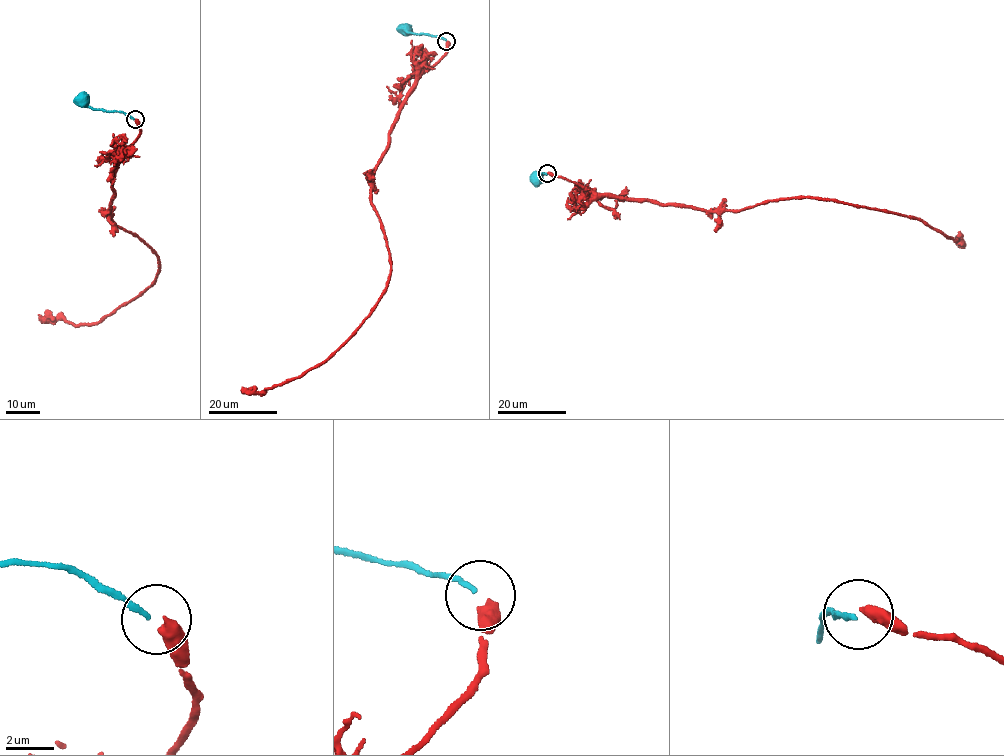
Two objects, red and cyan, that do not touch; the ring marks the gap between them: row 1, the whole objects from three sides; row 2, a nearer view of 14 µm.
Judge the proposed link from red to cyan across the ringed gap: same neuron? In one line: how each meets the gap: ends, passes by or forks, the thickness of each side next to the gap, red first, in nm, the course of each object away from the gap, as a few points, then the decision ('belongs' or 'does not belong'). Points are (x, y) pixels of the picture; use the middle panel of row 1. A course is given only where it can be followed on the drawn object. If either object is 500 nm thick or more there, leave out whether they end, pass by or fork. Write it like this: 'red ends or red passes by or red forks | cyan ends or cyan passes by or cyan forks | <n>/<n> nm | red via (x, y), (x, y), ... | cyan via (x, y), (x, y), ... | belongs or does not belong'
red ends | cyan ends | 440/220 nm | red via (447, 41), (408, 96), (373, 177), (371, 204), (390, 264), (386, 291), (322, 363), (241, 392) | cyan via (446, 40), (405, 30) | does not belong

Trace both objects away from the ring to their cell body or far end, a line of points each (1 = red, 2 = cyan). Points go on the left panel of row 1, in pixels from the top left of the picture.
1: (135, 119), (139, 135), (113, 175), (110, 212), (155, 254), (156, 281), (98, 322), (38, 314)
2: (134, 119), (119, 111), (95, 110), (87, 105), (83, 97), (82, 99)

